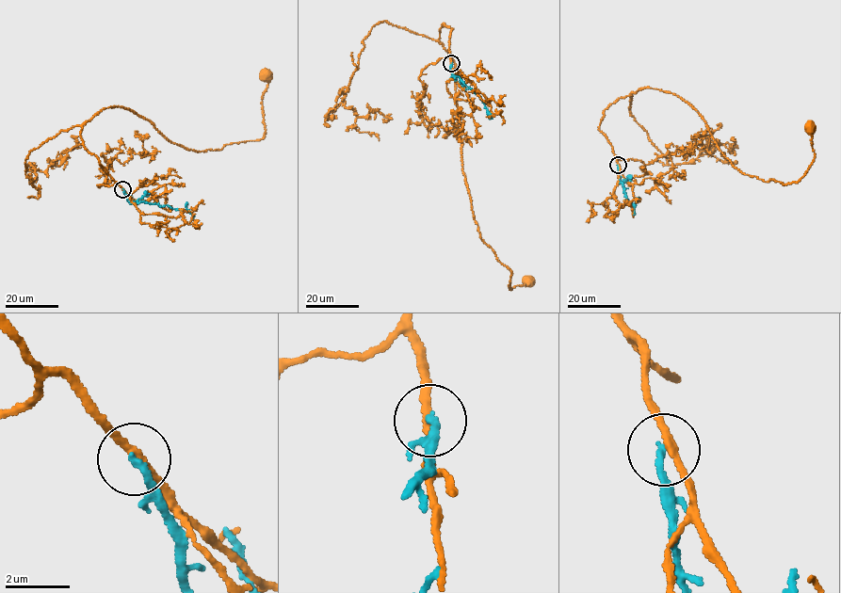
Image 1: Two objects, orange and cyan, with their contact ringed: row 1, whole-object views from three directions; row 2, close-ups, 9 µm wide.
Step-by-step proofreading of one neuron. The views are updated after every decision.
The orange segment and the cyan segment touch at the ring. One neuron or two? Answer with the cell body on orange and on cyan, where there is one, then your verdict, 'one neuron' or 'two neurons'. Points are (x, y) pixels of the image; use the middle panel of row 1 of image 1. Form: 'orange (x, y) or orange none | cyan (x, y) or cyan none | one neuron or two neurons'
orange (528, 281) | cyan none | two neurons

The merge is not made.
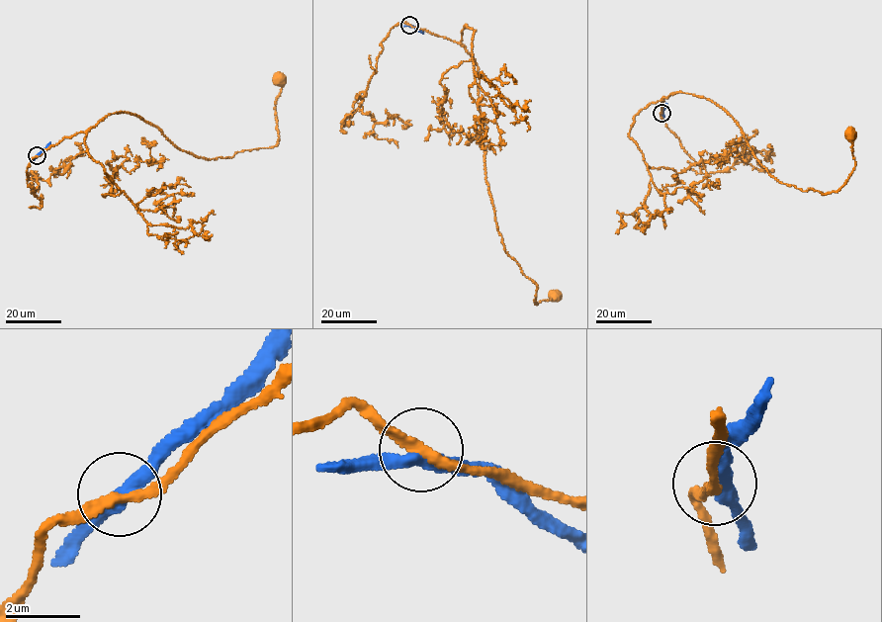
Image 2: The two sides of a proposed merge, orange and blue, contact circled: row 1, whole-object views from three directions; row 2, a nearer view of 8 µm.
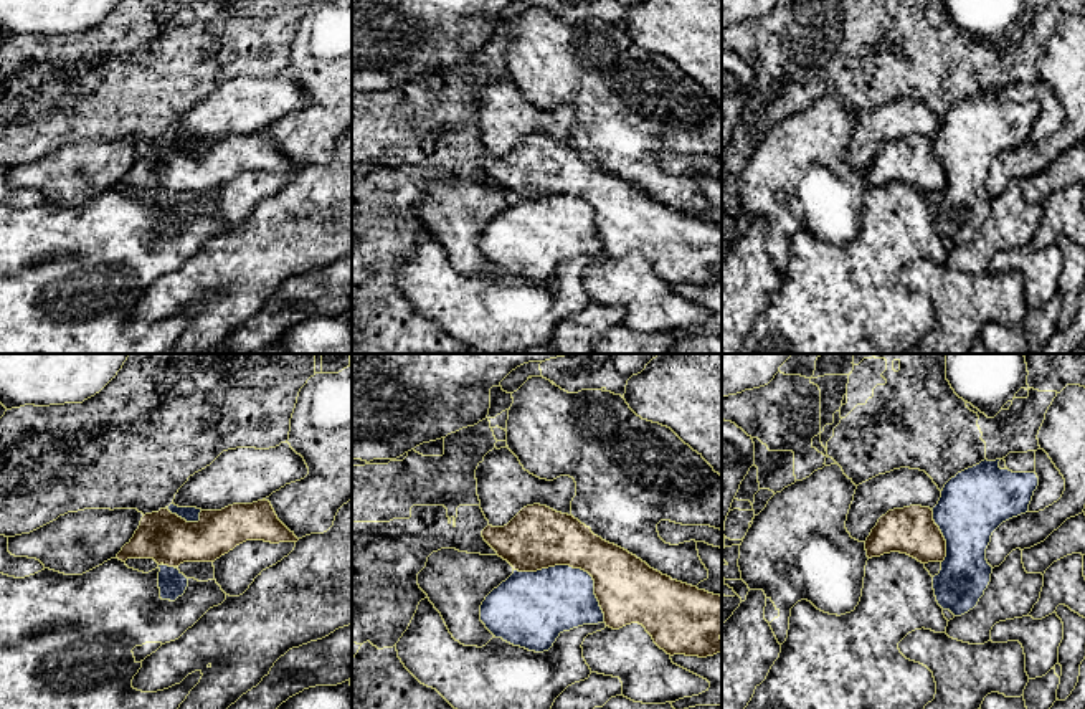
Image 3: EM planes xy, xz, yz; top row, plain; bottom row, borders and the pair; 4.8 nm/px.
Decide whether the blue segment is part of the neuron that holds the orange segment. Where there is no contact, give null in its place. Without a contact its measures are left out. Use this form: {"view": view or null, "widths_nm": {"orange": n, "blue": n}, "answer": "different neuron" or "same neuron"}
{"view": "xz", "widths_nm": {"orange": 300, "blue": 340}, "answer": "different neuron"}

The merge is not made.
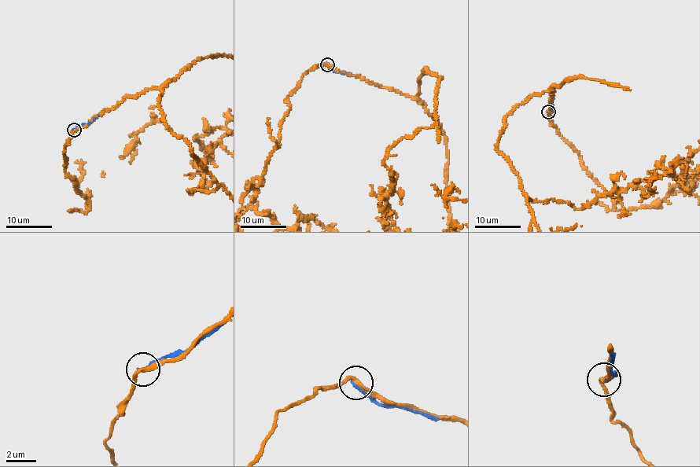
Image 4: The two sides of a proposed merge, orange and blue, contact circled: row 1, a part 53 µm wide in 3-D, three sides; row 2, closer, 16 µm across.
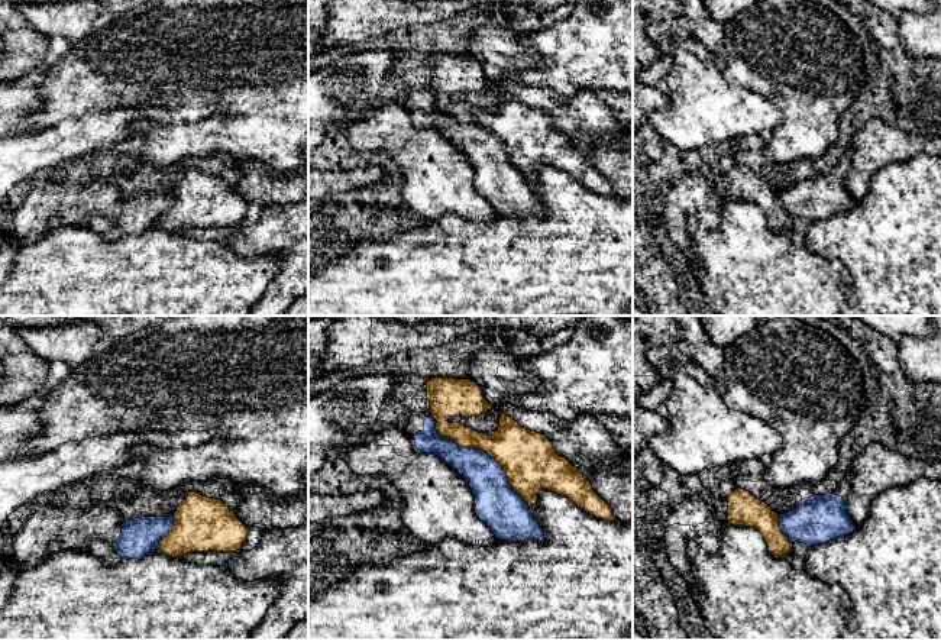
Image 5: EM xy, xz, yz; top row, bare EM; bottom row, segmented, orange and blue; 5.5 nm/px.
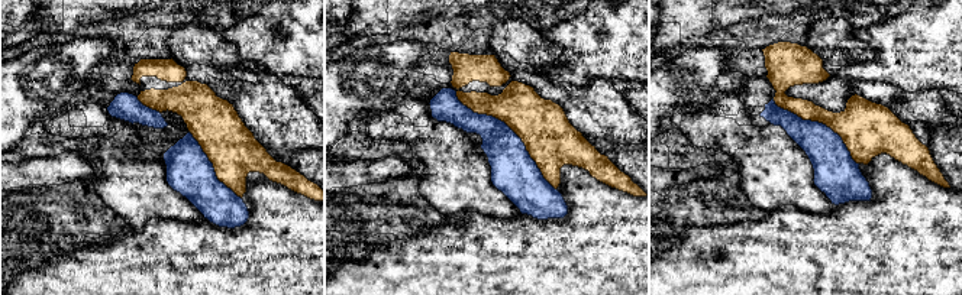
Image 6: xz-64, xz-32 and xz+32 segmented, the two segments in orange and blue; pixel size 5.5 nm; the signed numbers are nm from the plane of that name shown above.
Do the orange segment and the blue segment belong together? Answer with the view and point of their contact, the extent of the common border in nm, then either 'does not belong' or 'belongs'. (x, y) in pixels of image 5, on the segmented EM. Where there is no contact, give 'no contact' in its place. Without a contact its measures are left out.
meets orange in xz at (485, 451); contact 700 nm long; does not belong

